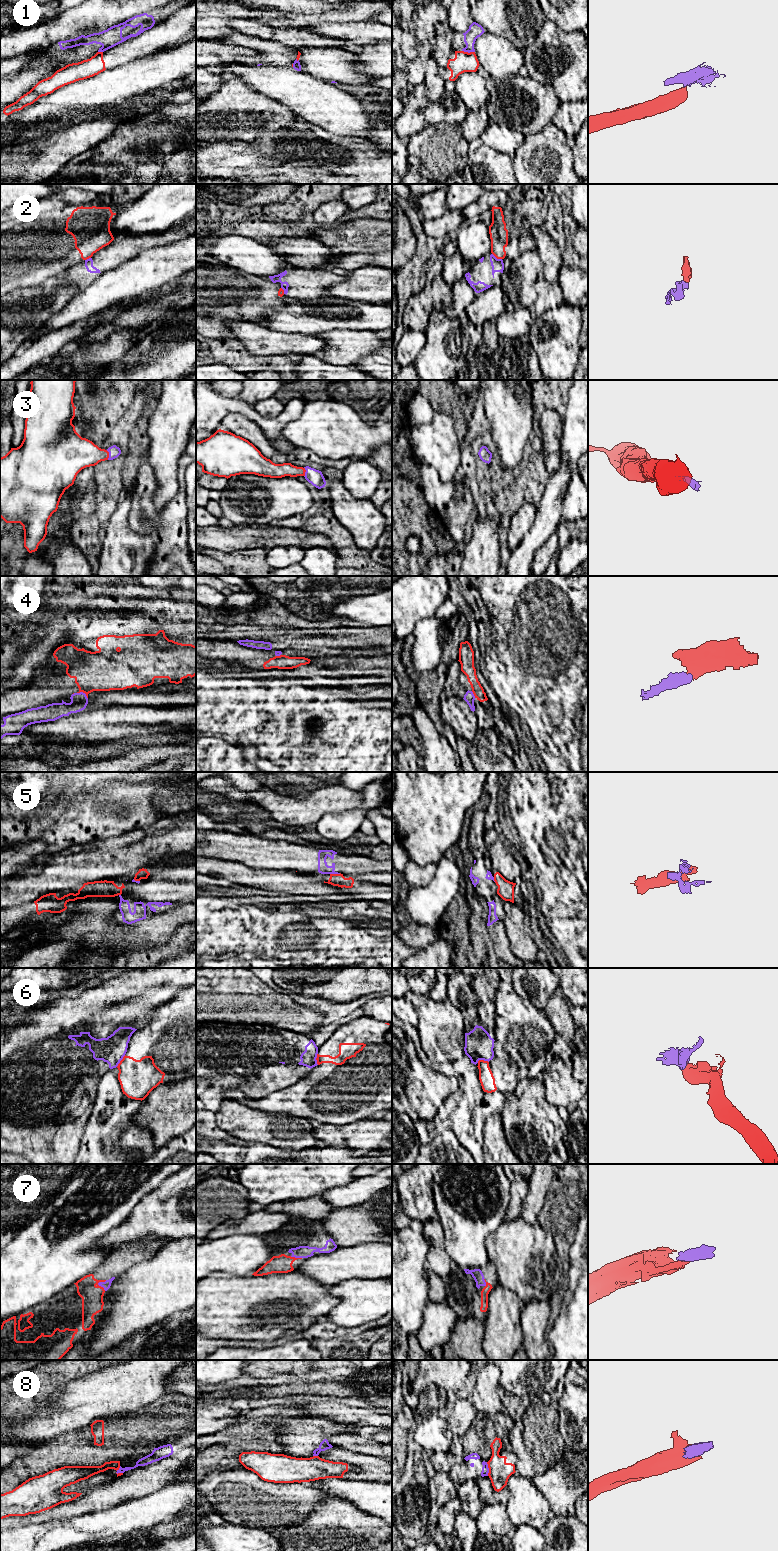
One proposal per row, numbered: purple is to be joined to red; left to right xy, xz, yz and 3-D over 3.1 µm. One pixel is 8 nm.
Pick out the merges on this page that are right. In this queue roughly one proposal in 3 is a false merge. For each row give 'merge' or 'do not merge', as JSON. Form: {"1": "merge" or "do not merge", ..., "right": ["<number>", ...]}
{"1": "do not merge", "2": "do not merge", "3": "merge", "4": "do not merge", "5": "do not merge", "6": "do not merge", "7": "merge", "8": "do not merge", "right": ["3", "7"]}

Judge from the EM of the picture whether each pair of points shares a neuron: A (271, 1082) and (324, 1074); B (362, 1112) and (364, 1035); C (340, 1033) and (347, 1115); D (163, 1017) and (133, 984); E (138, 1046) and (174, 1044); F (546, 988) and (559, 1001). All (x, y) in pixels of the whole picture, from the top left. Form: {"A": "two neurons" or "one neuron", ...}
{"A": "two neurons", "B": "one neuron", "C": "one neuron", "D": "two neurons", "E": "one neuron", "F": "two neurons"}

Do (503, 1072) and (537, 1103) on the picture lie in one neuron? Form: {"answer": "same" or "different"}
{"answer": "different"}

